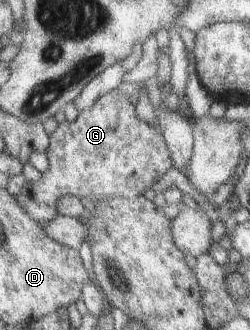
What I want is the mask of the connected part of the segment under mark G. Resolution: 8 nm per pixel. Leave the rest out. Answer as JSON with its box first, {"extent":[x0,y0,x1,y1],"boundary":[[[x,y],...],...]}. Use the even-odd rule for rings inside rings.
{"extent":[16,89,174,225],"boundary":[[[118,89],[101,96],[90,109],[79,111],[74,122],[64,120],[58,124],[50,136],[51,145],[46,152],[50,168],[38,180],[26,182],[16,196],[30,218],[41,225],[53,221],[59,215],[57,204],[62,195],[76,195],[89,203],[110,197],[136,198],[146,188],[151,188],[158,180],[162,180],[162,176],[174,167],[173,155],[163,134],[158,134],[156,128],[140,120],[134,100]]]}

